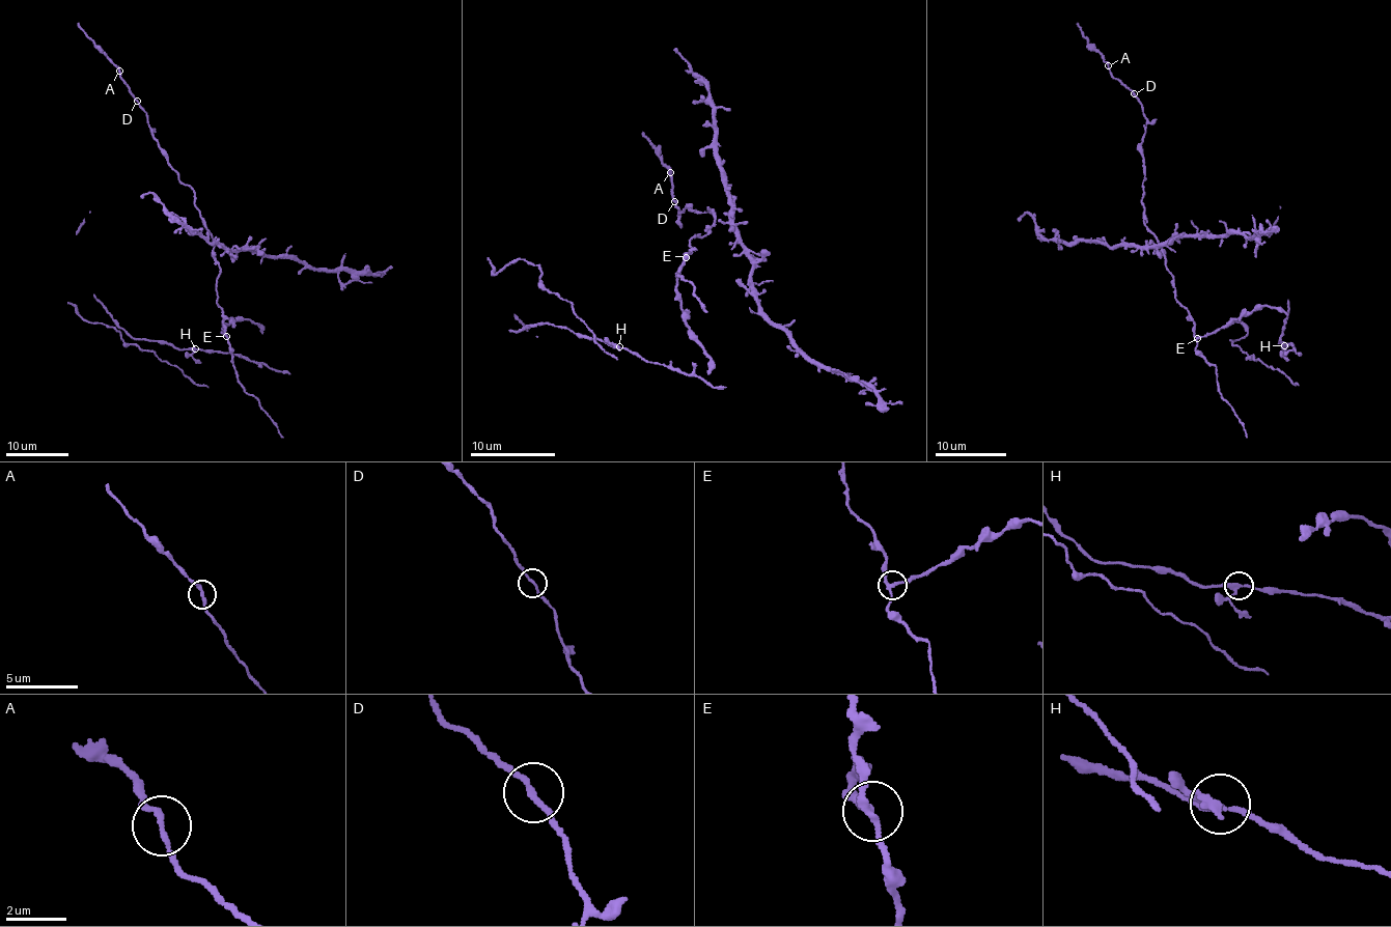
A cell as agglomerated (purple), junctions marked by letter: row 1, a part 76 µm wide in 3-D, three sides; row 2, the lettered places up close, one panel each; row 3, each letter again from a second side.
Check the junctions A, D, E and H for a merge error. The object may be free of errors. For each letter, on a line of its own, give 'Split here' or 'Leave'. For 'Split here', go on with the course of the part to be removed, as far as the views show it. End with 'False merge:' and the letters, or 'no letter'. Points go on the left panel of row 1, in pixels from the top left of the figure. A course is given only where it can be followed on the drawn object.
A: Leave
D: Leave
E: Split here. Course of the part to remove: (226, 336), (222, 330), (242, 319), (256, 322), (262, 334)
H: Leave
False merge: E

